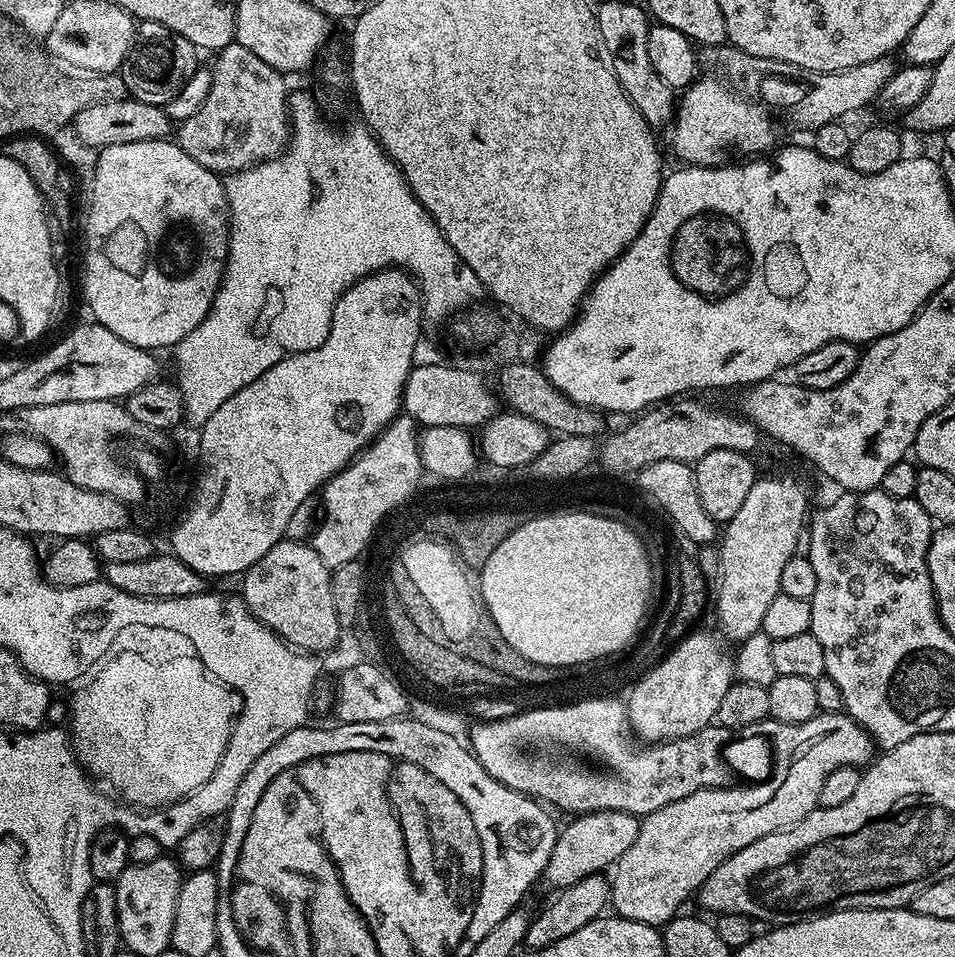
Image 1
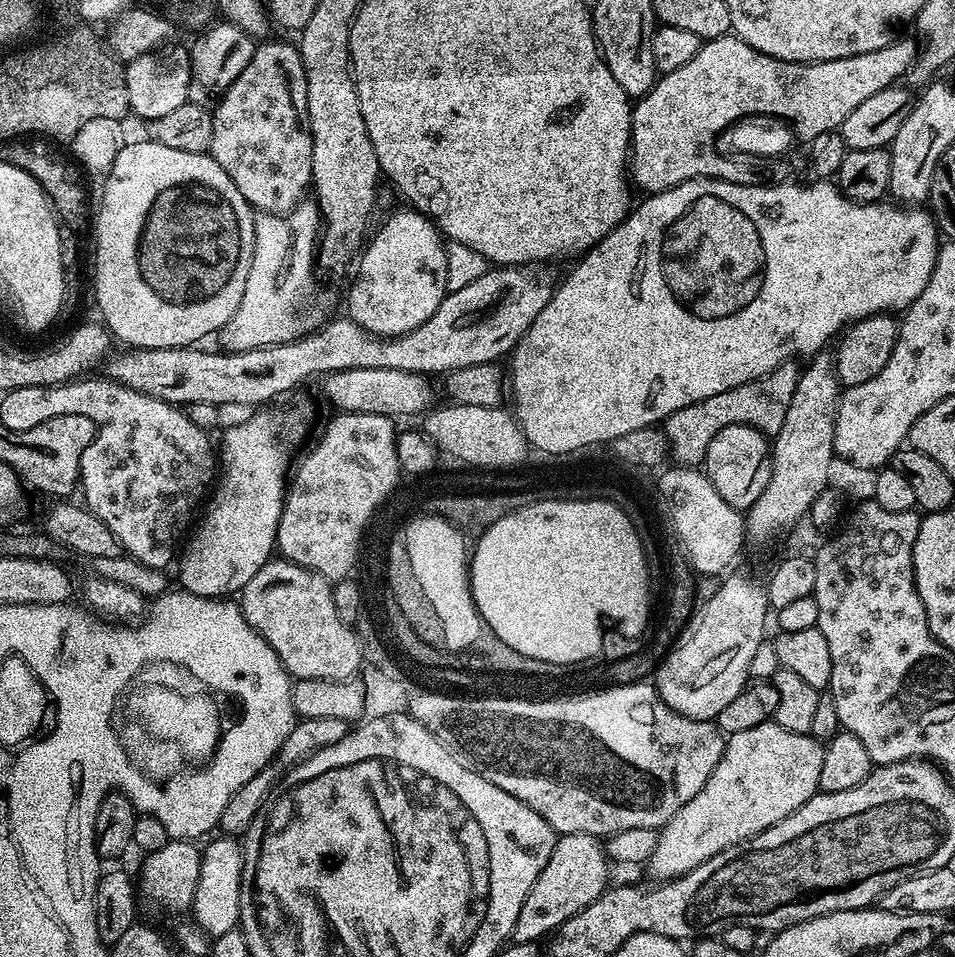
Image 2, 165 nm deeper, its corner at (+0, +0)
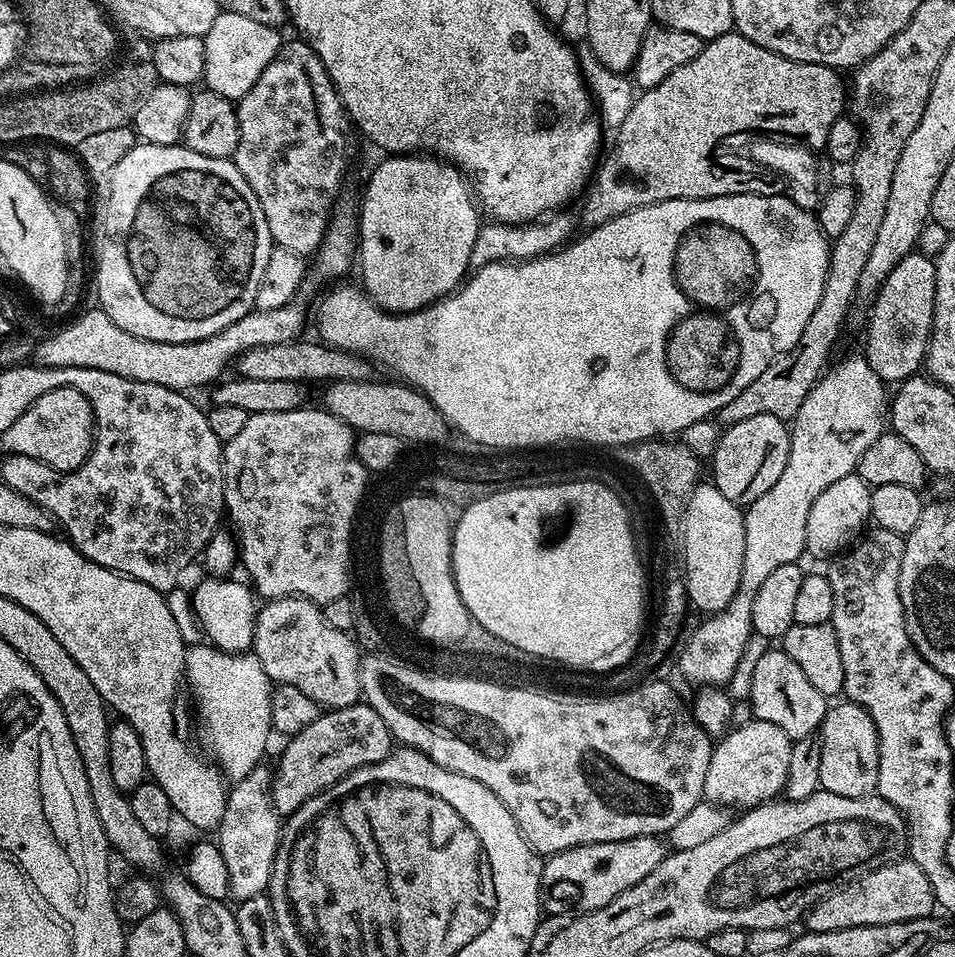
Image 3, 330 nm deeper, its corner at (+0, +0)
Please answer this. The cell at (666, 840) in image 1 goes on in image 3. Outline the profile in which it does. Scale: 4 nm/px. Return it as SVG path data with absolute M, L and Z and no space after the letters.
M755 718L733 727L715 741L710 770L706 770L703 799L729 810L747 810L777 799L786 784L792 742L786 730Z

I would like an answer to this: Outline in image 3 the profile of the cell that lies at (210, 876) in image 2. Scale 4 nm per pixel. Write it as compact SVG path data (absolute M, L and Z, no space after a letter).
M261 762L254 770L250 770L250 774L246 774L246 778L235 781L228 788L226 810L218 829L218 843L230 874L230 896L236 902L263 896L268 890L282 831L282 817L272 805L270 795L272 774L273 769Z

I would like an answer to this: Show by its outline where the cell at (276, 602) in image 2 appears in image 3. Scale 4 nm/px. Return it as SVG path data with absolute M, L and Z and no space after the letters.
M287 596L267 601L256 614L252 648L269 680L298 686L321 709L345 708L361 699L361 645L349 633L329 628L321 605L311 600Z

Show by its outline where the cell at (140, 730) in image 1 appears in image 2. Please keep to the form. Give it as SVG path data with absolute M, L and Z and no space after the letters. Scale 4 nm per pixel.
M148 688L140 696L140 712L148 716L148 728L156 736L161 736L161 741L178 742L182 750L192 752L192 756L204 756L209 752L211 756L216 753L220 745L222 735L222 723L220 724L220 708L216 705L217 697L211 691L200 692L175 692L172 688Z

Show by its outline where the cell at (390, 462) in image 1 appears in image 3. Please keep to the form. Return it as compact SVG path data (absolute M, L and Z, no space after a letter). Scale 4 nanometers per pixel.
M305 406L294 410L282 410L278 414L258 414L253 412L249 415L243 430L224 444L224 511L227 519L229 521L232 519L236 523L234 532L238 537L239 563L242 568L244 564L245 570L248 571L249 577L247 576L247 579L250 581L255 595L265 601L286 598L287 596L300 596L303 600L311 600L312 603L323 606L334 598L342 598L348 595L348 586L345 583L348 523L352 519L352 510L360 494L363 472L360 471L360 465L356 464L356 436L354 435L354 429L323 407L312 407Z

